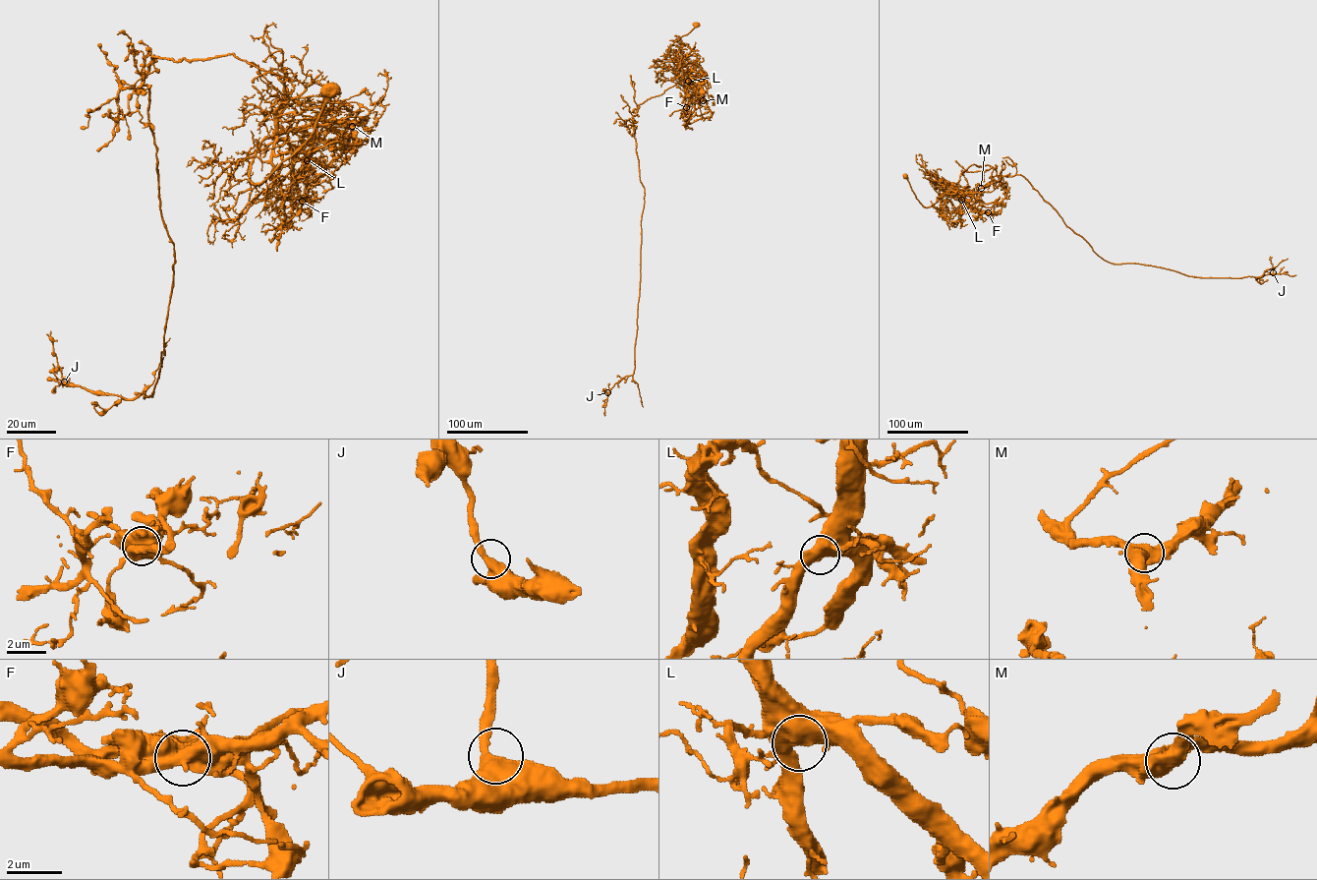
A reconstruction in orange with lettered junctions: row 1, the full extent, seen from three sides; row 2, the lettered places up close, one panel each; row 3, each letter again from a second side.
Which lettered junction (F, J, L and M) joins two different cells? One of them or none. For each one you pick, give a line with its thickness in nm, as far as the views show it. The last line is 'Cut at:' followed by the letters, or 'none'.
F: 900 nm thick
Cut at: F

